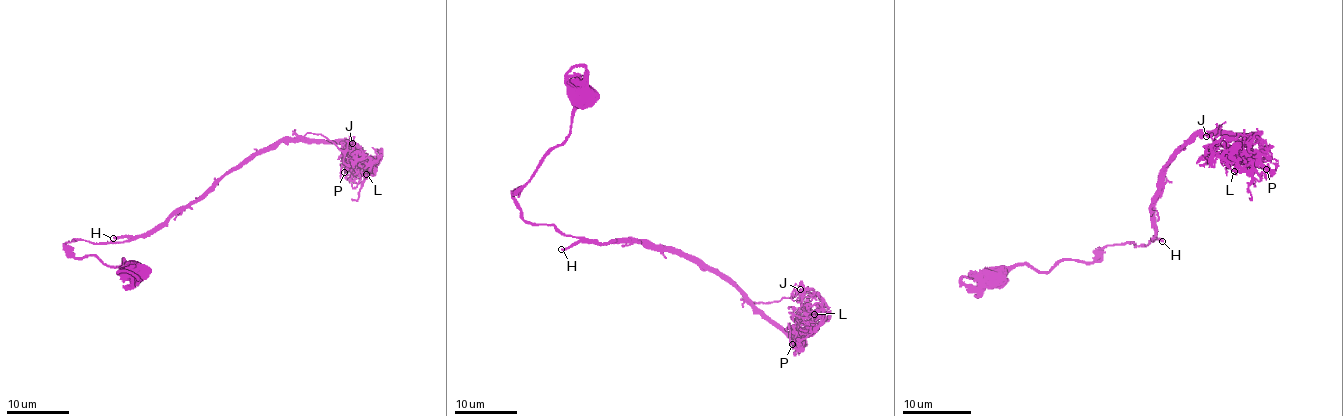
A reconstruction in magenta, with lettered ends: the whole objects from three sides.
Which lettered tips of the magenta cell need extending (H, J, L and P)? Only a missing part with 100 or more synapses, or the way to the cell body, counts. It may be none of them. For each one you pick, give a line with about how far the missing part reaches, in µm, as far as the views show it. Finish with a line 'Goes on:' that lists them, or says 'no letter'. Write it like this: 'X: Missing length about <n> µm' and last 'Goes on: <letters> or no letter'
H: Missing length about 80 µm
Goes on: H

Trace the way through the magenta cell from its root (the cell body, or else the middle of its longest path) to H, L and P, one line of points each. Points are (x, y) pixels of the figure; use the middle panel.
H: (581, 98), (566, 140), (544, 158), (514, 196), (525, 221), (553, 224), (578, 240), (561, 249)
L: (581, 98), (566, 140), (514, 196), (525, 221), (670, 246), (754, 304), (795, 297), (814, 314)
P: (581, 98), (566, 140), (514, 196), (520, 216), (566, 235), (653, 243), (690, 255), (800, 339), (792, 344)

